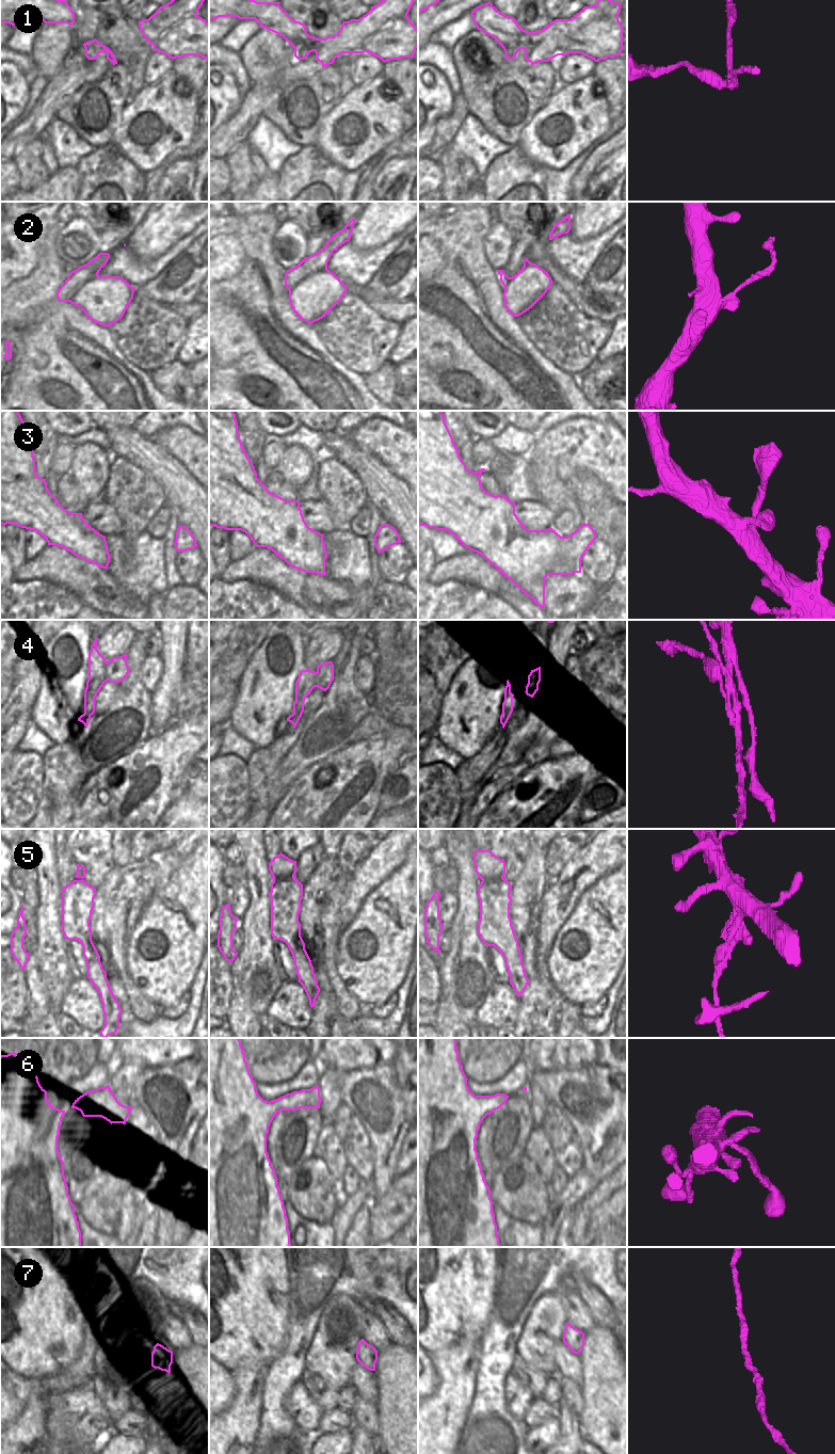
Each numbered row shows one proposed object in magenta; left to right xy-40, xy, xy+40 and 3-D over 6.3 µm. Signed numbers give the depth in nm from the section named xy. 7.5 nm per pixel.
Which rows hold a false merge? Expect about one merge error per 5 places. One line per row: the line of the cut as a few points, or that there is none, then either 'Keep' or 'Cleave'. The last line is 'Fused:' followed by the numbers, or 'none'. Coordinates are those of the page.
1: Split along xy (406, 16), (378, 29), (360, 48), (356, 41), (340, 41). Cleave
2: Split along xy (325, 244), (333, 251). Cleave
3: No split. Keep
4: Split along xy-40 (107, 662), (107, 673), (109, 675), (115, 670), (128, 669). Cleave
5: Split along xy (293, 877), (273, 881). Cleave
6: No split. Keep
7: No split. Keep
Fused: 1, 2, 4, 5.

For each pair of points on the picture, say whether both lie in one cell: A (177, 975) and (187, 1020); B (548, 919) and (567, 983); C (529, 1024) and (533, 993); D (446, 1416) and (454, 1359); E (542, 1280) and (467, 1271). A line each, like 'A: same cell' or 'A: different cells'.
A: different cells
B: different cells
C: same cell
D: same cell
E: different cells

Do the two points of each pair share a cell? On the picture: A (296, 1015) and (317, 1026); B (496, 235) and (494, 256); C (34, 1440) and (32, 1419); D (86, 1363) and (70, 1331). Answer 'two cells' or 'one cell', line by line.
A: two cells
B: one cell
C: one cell
D: two cells

